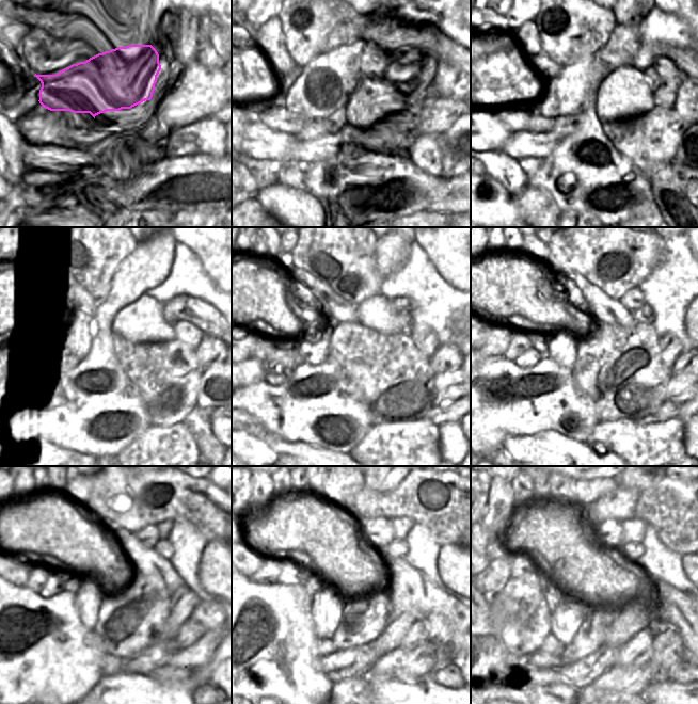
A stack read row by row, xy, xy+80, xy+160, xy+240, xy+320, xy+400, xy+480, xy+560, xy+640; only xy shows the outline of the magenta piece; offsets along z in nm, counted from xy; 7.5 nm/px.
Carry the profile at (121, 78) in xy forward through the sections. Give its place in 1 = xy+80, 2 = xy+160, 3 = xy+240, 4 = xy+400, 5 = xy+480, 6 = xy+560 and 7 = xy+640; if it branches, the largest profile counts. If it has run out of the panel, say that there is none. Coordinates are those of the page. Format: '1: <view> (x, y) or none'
1: xy+80 (324, 84)
2: xy+160 (564, 95)
3: xy+240 (76, 344)
4: xy+400 (562, 346)
5: xy+480 (89, 596)
6: xy+560 (327, 605)
7: xy+640 (567, 618)

